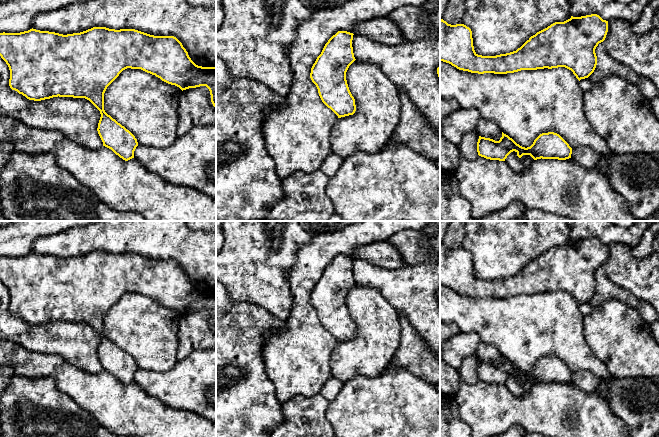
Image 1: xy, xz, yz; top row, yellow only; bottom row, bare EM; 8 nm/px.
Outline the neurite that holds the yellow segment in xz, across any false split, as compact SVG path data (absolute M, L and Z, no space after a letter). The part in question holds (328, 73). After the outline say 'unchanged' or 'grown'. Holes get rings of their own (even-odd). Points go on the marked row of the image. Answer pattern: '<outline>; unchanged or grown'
M338 31L325 44L311 68L310 78L318 89L322 102L338 118L353 115L356 111L346 72L356 60L353 53L353 33Z; unchanged

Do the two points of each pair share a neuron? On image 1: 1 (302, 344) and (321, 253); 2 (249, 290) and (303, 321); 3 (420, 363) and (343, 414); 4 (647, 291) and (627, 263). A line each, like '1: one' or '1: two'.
1: one
2: two
3: two
4: one

